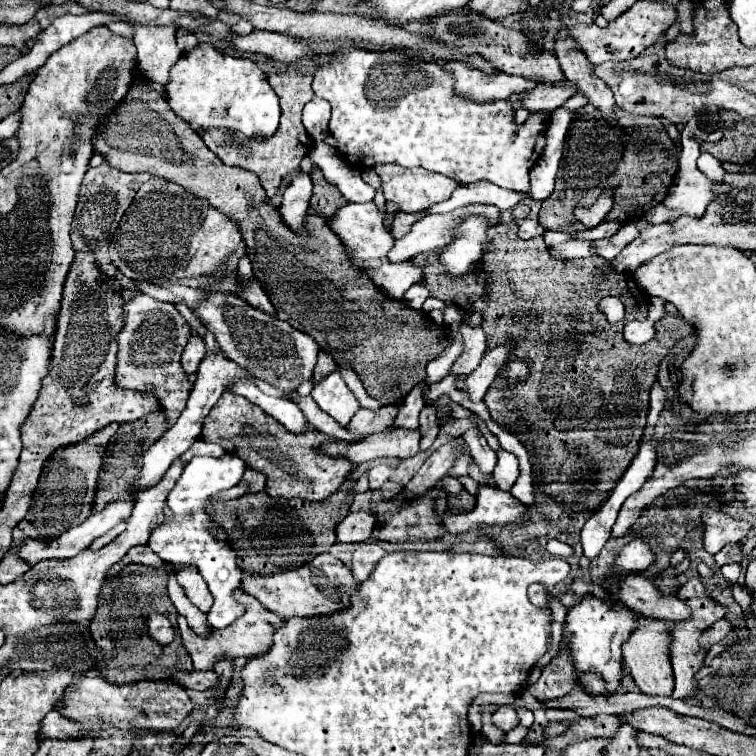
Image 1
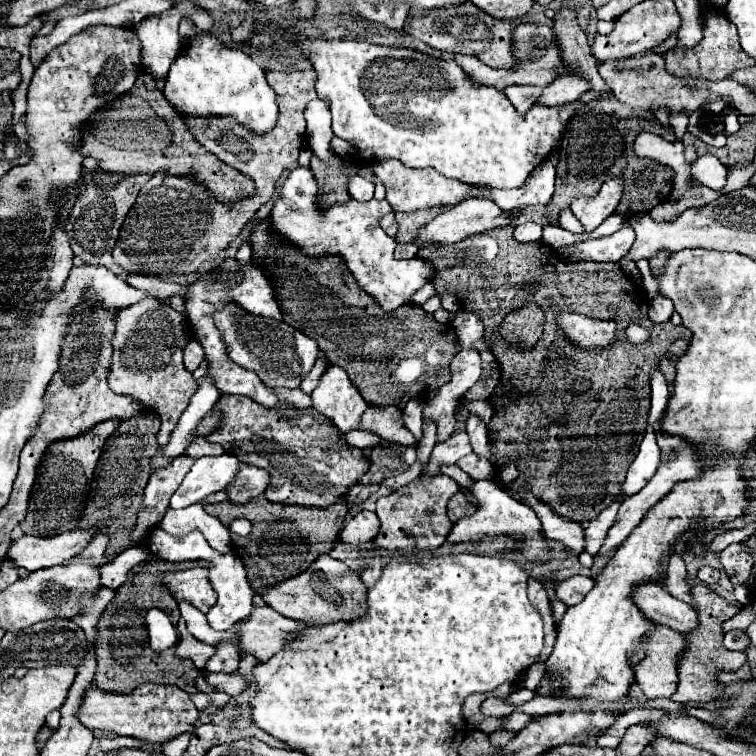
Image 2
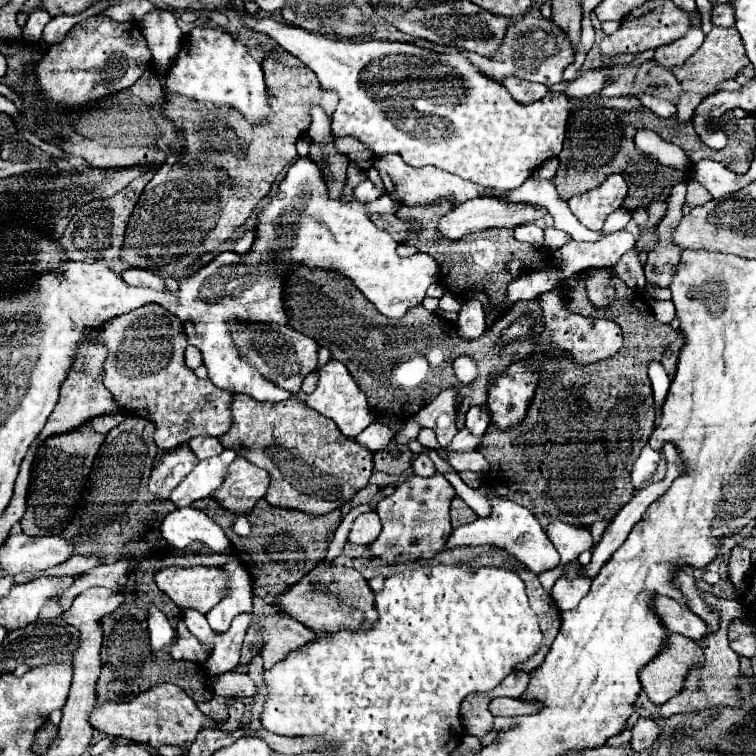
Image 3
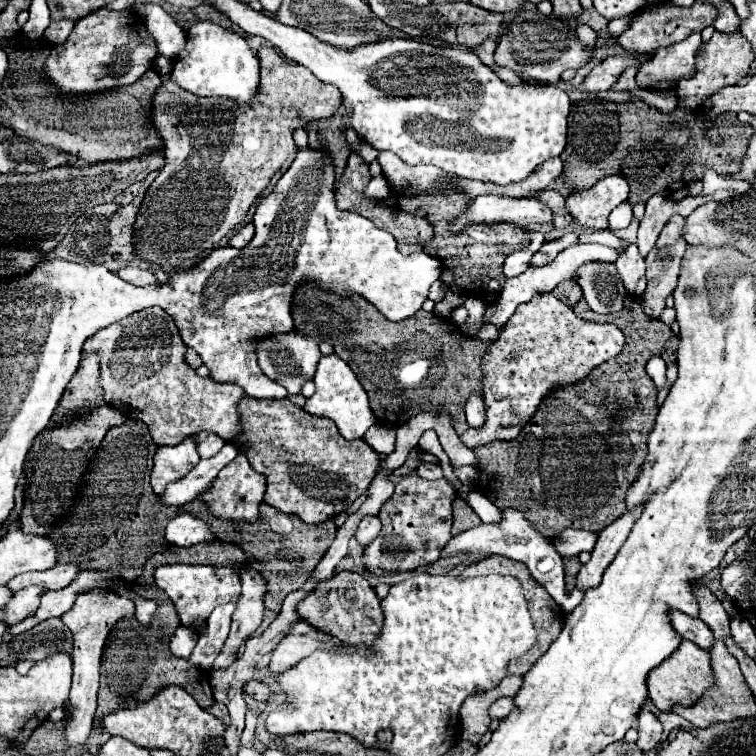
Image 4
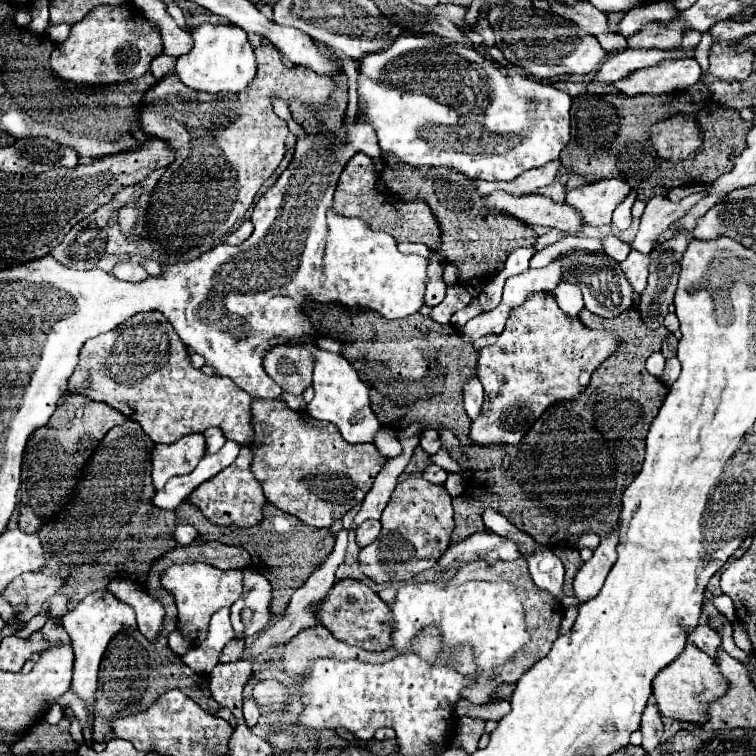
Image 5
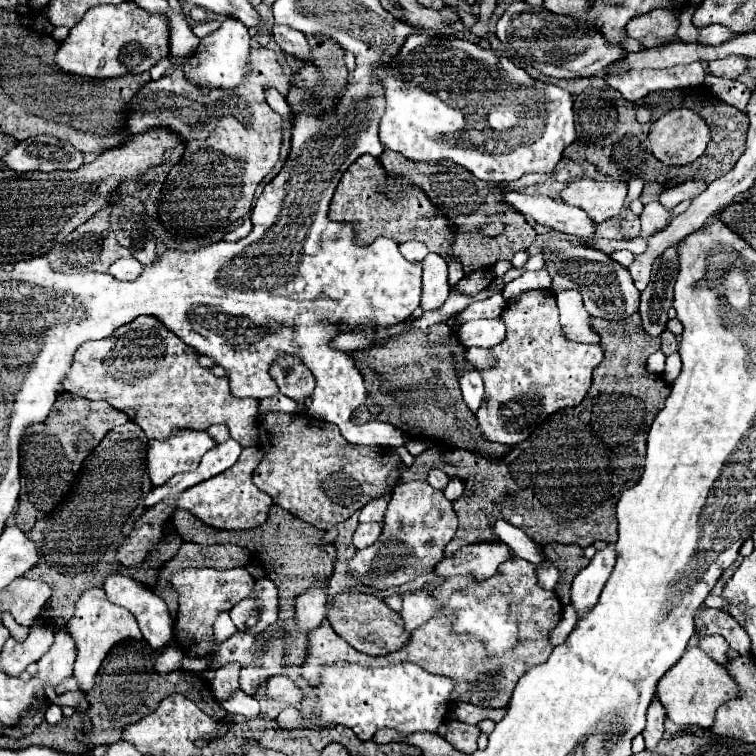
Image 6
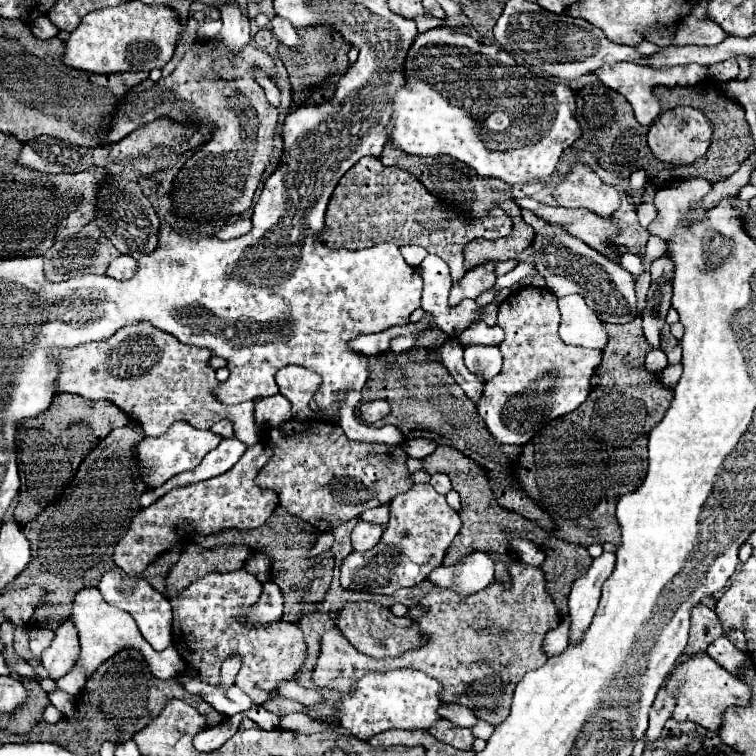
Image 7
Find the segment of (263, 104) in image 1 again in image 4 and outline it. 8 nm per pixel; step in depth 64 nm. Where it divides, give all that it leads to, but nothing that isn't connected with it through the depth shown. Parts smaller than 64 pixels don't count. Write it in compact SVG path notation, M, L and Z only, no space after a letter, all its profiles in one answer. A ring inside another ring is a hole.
M196 22L188 30L188 44L178 54L170 78L192 94L228 96L248 104L258 90L260 66L256 54L250 50L248 42L240 34L226 30L214 22Z

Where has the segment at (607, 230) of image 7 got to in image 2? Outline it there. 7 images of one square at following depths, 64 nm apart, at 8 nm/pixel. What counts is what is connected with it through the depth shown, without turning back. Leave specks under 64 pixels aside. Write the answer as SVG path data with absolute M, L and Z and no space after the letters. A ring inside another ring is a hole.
M470 198L442 212L430 224L426 224L420 236L420 244L422 242L454 244L472 234L480 234L492 228L504 228L512 224L512 218L520 214L522 212L512 214L508 210L502 210L492 200L486 198Z

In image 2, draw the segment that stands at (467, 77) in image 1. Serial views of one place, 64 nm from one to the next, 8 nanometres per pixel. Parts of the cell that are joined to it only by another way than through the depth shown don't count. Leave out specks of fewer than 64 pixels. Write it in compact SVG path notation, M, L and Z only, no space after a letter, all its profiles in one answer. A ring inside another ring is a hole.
M534 22L518 24L512 32L512 52L516 60L514 68L492 68L480 60L466 60L464 54L456 56L456 60L458 64L462 64L462 68L470 76L474 76L474 80L478 80L480 84L492 84L498 90L506 90L510 84L546 86L546 84L552 84L560 76L560 70L564 68L556 32L552 26L546 26L546 24L534 24Z

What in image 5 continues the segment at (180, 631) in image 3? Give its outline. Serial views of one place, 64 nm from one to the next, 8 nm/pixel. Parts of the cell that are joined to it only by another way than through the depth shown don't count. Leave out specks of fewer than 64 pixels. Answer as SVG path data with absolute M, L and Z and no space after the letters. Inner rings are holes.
M174 630L174 632L170 632L170 636L168 636L168 646L174 650L174 654L178 654L178 656L184 656L190 648L192 648L192 644L178 632L178 630Z

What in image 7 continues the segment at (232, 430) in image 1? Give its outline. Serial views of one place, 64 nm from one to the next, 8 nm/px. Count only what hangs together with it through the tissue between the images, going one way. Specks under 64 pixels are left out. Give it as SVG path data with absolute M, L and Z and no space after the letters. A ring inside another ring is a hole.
M288 420L278 428L268 428L262 434L262 442L274 450L274 456L266 468L256 478L260 488L272 488L278 498L280 506L284 506L292 516L312 524L320 532L332 532L340 524L360 516L364 510L376 506L388 506L398 494L412 488L412 476L406 468L408 454L402 454L402 446L390 444L374 444L374 442L354 442L342 432L338 424L328 422L298 422Z

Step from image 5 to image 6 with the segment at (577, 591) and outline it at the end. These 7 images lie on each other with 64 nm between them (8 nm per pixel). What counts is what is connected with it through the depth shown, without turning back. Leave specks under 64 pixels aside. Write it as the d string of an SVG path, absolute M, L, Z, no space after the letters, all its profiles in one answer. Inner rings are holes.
M608 546L606 550L600 550L590 564L578 572L578 576L572 582L572 590L570 590L570 604L578 614L578 620L584 618L594 604L600 598L602 586L606 584L612 568L616 562L616 552L612 546Z

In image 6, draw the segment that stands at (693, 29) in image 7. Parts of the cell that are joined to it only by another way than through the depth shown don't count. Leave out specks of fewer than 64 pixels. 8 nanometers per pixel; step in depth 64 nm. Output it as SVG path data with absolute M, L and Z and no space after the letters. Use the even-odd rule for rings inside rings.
M712 24L712 26L708 26L708 28L704 28L704 30L698 32L698 44L718 46L718 44L730 40L732 36L736 36L736 34L730 34L728 28L722 28L720 24Z

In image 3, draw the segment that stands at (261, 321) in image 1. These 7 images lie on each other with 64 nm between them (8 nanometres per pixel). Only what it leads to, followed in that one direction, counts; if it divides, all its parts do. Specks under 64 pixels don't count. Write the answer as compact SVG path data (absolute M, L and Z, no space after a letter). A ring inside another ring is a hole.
M128 268L128 270L122 272L122 278L130 286L148 286L148 288L154 288L154 290L166 288L166 284L162 282L160 276L156 276L150 270L142 270L142 268ZM232 324L232 336L240 352L258 368L258 372L278 384L280 388L296 394L302 386L302 380L316 370L318 366L318 344L316 340L292 330L290 326L278 326L278 324Z

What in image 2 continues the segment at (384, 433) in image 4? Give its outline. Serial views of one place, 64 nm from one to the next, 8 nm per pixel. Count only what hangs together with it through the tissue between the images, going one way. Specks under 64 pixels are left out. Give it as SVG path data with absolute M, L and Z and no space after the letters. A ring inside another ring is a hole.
M354 430L348 434L342 434L344 440L348 440L348 444L356 446L356 448L372 448L374 442L380 442L380 434L376 432L366 432L366 430Z

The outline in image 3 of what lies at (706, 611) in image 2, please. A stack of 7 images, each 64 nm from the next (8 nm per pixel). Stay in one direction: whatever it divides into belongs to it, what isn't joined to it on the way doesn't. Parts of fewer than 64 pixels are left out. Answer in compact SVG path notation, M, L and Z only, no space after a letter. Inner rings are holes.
M704 594L704 600L720 610L720 630L716 634L708 634L702 640L702 650L704 650L704 668L696 668L690 672L690 676L686 678L686 686L684 692L680 692L676 698L672 698L670 702L666 702L664 706L660 706L660 716L672 716L672 714L692 714L692 712L700 712L700 710L708 710L714 706L730 706L734 708L736 704L740 704L740 692L738 692L738 676L740 676L740 660L738 654L728 646L728 624L742 616L744 608L740 600L722 600L716 598L712 594Z

